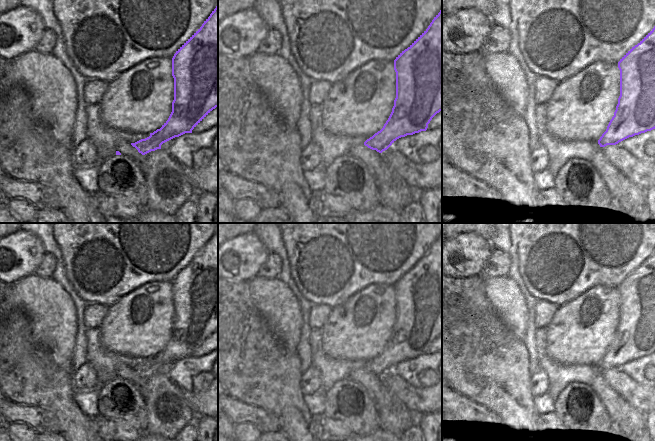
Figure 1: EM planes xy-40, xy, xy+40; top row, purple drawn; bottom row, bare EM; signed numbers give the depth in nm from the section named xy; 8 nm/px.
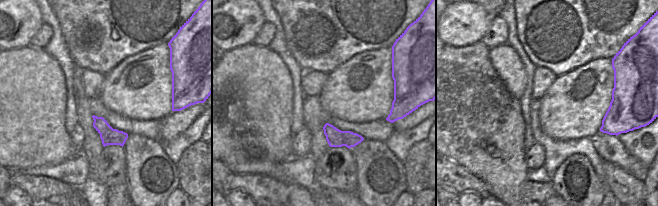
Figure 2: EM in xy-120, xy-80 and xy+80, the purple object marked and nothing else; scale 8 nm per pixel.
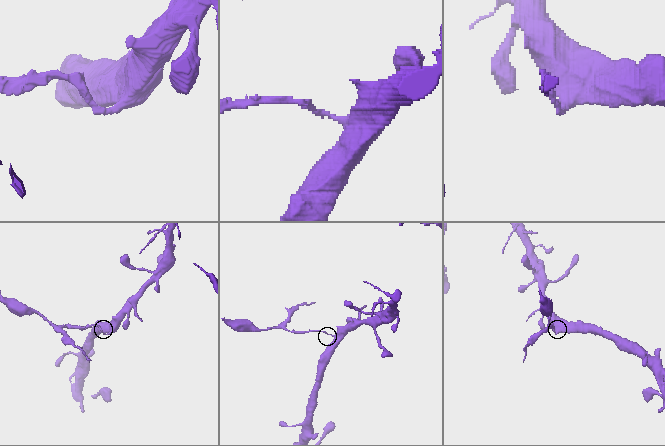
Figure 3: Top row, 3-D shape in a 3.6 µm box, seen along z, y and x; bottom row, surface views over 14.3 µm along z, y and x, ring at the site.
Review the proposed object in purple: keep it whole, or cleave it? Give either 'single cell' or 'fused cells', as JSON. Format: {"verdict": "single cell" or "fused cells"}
{"verdict": "fused cells"}

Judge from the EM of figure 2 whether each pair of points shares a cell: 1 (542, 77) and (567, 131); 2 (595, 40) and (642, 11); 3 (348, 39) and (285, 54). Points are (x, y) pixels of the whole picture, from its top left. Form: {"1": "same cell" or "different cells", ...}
{"1": "different cells", "2": "same cell", "3": "different cells"}

